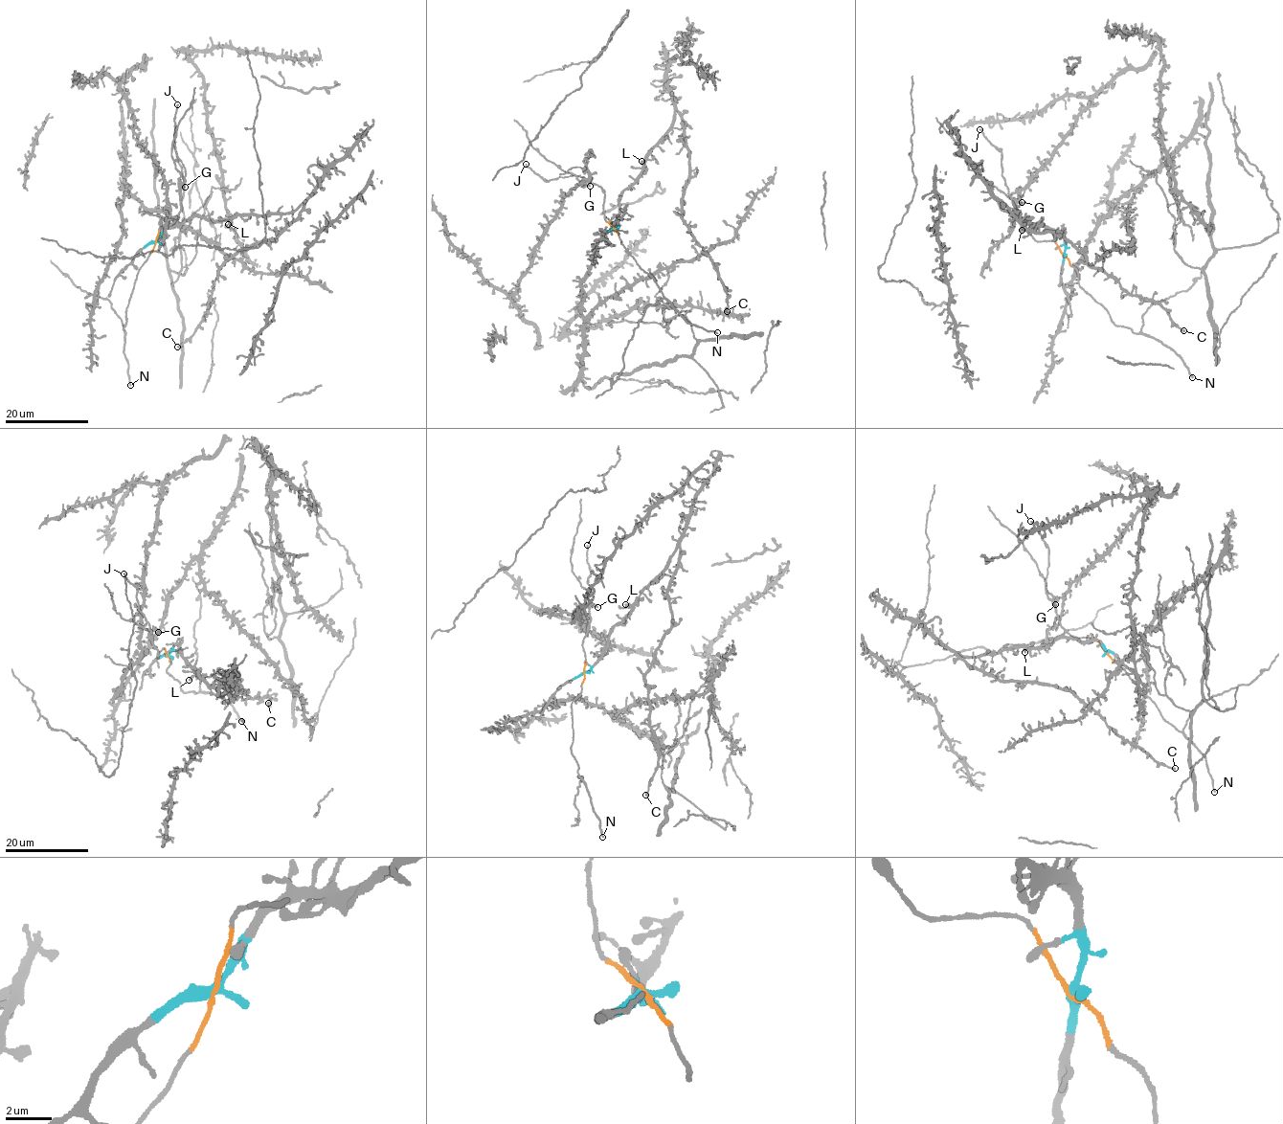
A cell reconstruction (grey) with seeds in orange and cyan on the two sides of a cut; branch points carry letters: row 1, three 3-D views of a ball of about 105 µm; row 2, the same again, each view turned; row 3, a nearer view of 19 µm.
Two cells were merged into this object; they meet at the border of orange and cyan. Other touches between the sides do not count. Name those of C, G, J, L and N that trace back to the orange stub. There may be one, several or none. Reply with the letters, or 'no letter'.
G, J, N

